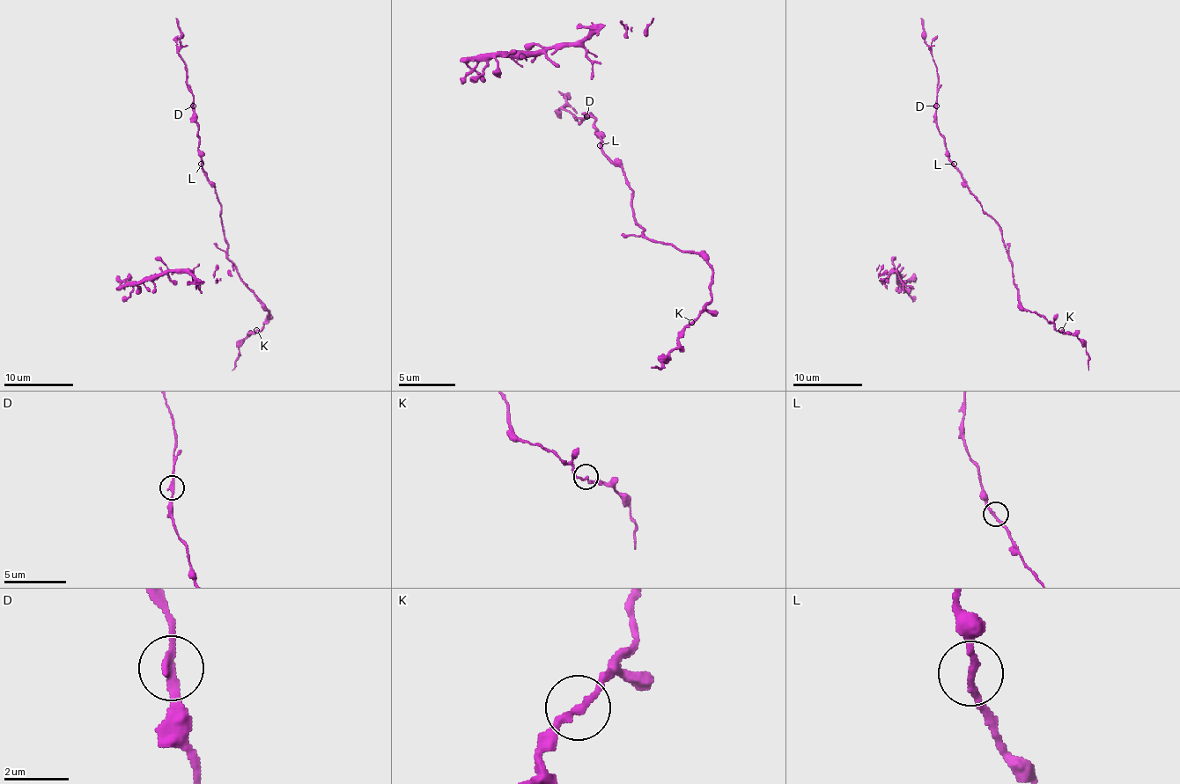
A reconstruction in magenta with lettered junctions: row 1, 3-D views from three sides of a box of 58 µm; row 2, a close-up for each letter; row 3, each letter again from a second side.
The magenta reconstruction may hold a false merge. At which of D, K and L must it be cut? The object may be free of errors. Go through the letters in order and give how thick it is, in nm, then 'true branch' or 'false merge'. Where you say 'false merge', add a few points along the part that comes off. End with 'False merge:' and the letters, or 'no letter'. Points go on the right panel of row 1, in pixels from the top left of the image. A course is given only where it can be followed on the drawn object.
D: 220 nm thick; true branch
K: 220 nm thick; true branch
L: 200 nm thick; true branch
False merge: no letter

